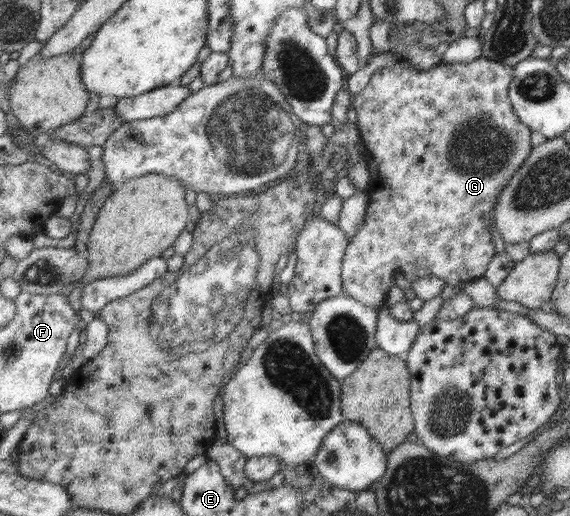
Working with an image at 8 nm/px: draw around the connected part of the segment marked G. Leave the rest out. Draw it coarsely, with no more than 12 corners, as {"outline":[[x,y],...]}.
{"outline":[[485,57],[353,98],[371,171],[347,295],[463,288],[530,130]]}

